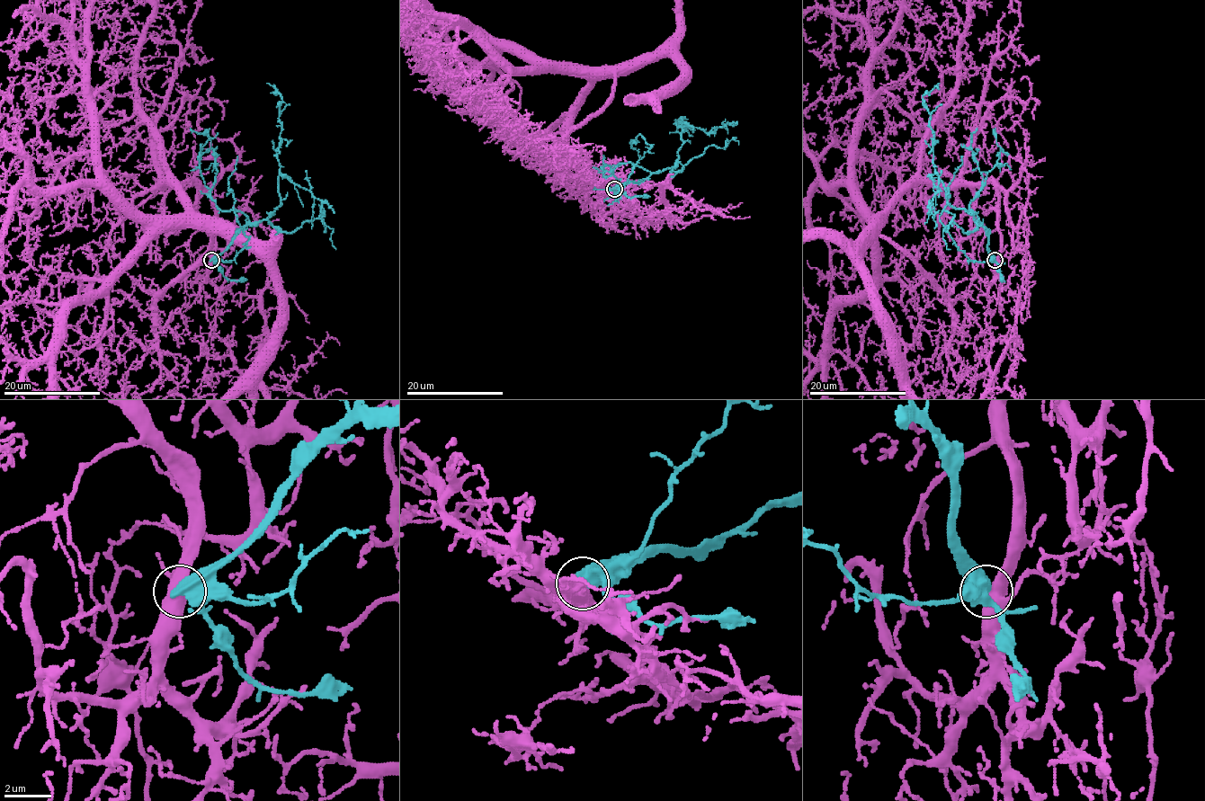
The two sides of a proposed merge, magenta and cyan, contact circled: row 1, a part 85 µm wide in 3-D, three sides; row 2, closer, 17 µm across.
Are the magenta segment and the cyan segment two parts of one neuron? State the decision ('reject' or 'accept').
reject

